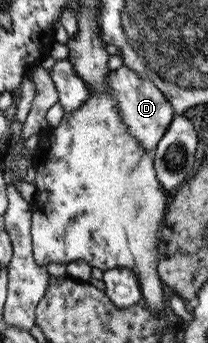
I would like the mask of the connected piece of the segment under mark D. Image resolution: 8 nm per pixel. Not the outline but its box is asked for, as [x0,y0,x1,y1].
[106,67,175,152]

